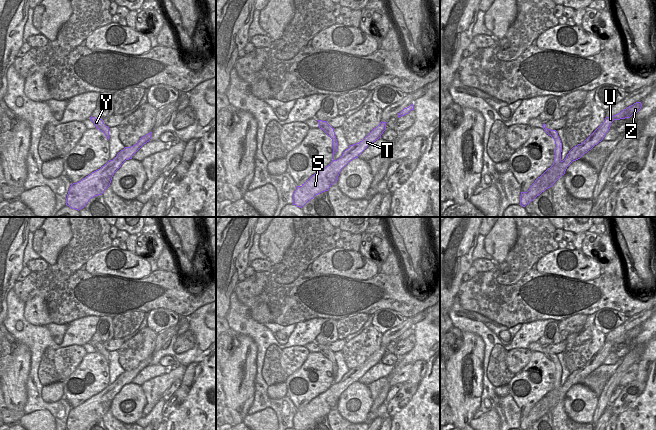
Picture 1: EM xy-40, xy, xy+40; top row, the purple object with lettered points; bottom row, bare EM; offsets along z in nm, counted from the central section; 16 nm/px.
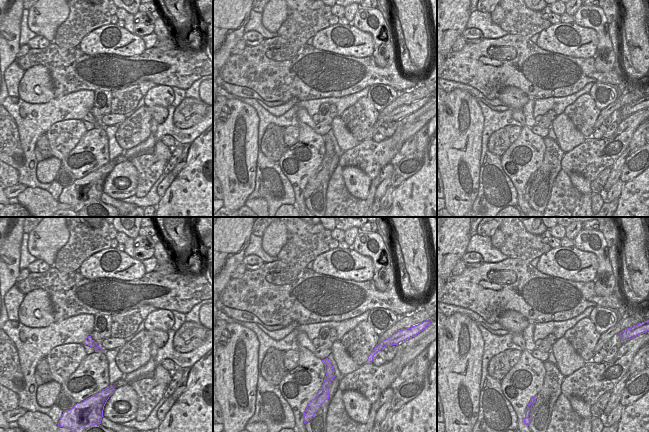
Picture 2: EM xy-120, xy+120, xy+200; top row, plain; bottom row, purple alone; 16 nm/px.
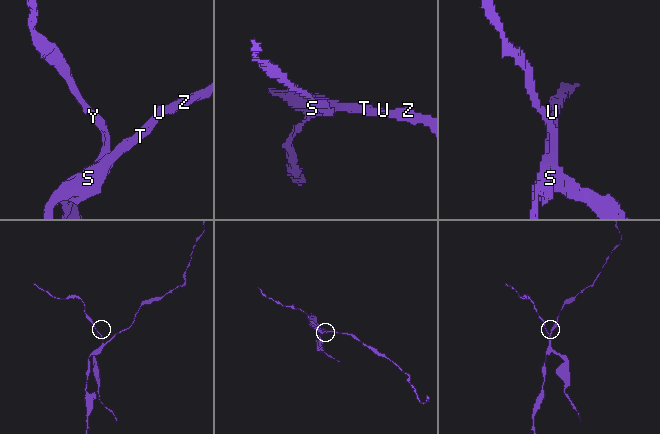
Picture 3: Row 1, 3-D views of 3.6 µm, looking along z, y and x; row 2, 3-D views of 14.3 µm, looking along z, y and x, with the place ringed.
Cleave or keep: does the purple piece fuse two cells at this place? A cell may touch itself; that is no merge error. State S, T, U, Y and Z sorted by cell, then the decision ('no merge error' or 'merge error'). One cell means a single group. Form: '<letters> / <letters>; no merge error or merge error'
S T U Z / Y; merge error

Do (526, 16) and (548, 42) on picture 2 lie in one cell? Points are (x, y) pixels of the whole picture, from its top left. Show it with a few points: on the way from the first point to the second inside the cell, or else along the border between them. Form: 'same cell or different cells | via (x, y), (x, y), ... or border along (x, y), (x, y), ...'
different cells | border along (551, 24), (539, 32)

